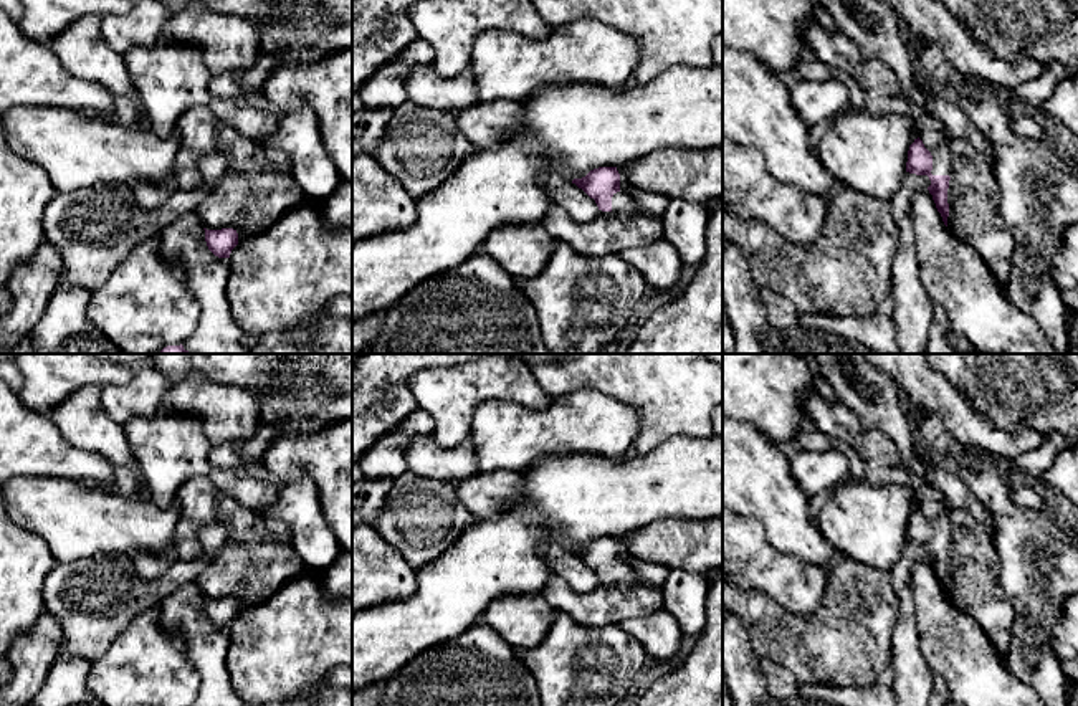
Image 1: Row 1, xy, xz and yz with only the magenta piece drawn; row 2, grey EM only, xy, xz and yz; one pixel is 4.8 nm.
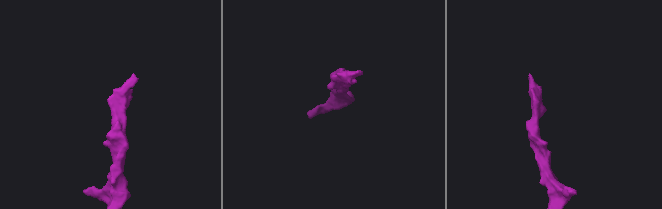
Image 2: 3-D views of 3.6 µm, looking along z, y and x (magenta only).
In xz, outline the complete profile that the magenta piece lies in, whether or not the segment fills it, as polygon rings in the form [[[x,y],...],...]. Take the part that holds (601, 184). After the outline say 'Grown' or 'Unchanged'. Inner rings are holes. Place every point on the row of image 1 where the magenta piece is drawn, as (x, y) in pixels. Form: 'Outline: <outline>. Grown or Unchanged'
Outline: [[[617,167],[594,169],[585,177],[574,179],[572,184],[594,198],[603,215],[637,210],[633,195],[620,190],[620,174]]]. Grown

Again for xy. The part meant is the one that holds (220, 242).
Outline: [[[233,228],[205,230],[208,250],[218,258],[230,258],[231,250],[238,245],[238,233]]]. Unchanged

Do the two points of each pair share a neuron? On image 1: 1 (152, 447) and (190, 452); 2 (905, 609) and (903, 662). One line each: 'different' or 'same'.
1: same
2: same

